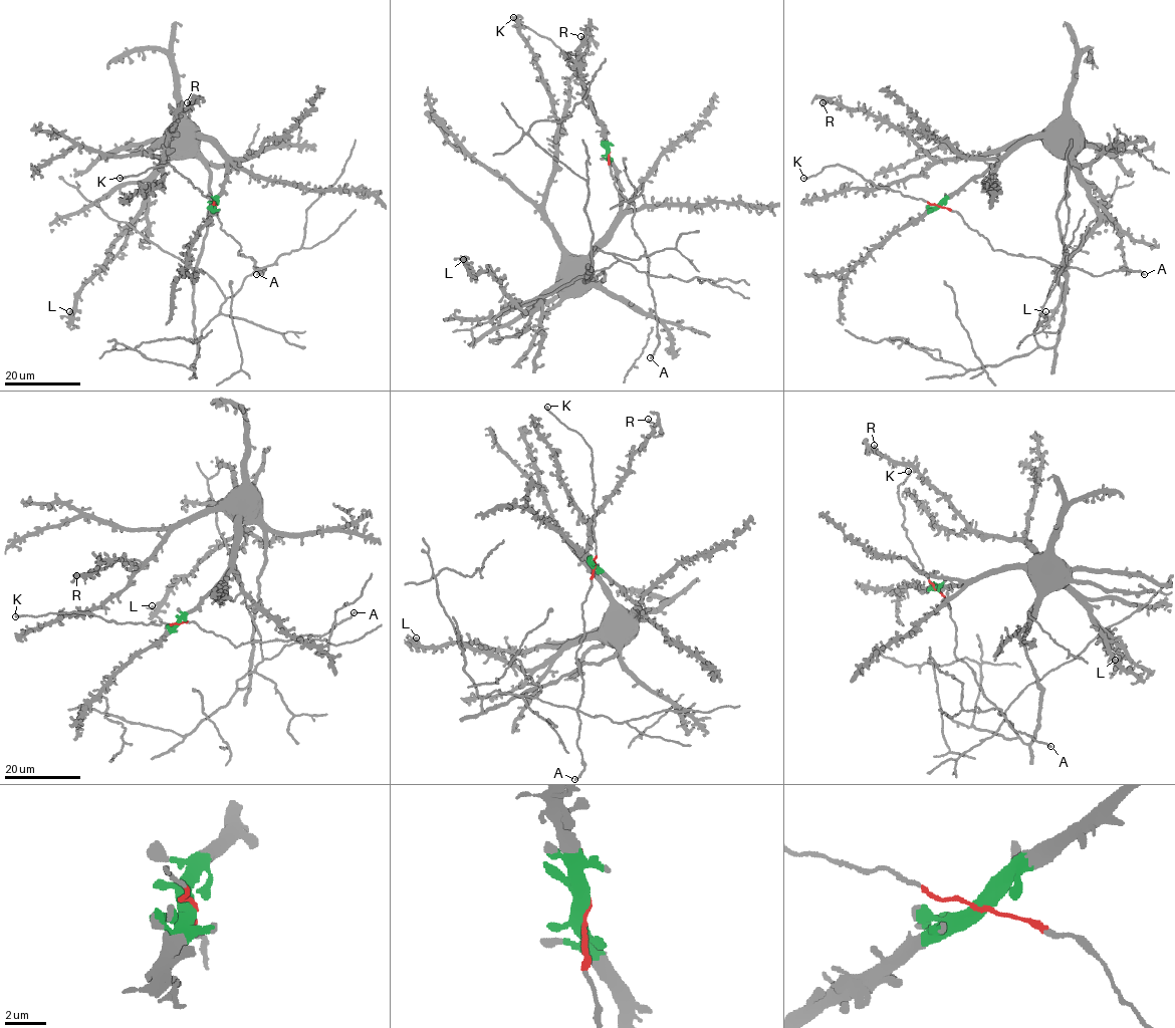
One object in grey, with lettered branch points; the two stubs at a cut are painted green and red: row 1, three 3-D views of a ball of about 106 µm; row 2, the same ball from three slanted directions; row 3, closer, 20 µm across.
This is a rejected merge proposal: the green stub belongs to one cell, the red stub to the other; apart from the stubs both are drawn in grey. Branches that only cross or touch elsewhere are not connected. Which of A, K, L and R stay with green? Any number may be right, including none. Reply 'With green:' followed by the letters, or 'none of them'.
With green: L, R

